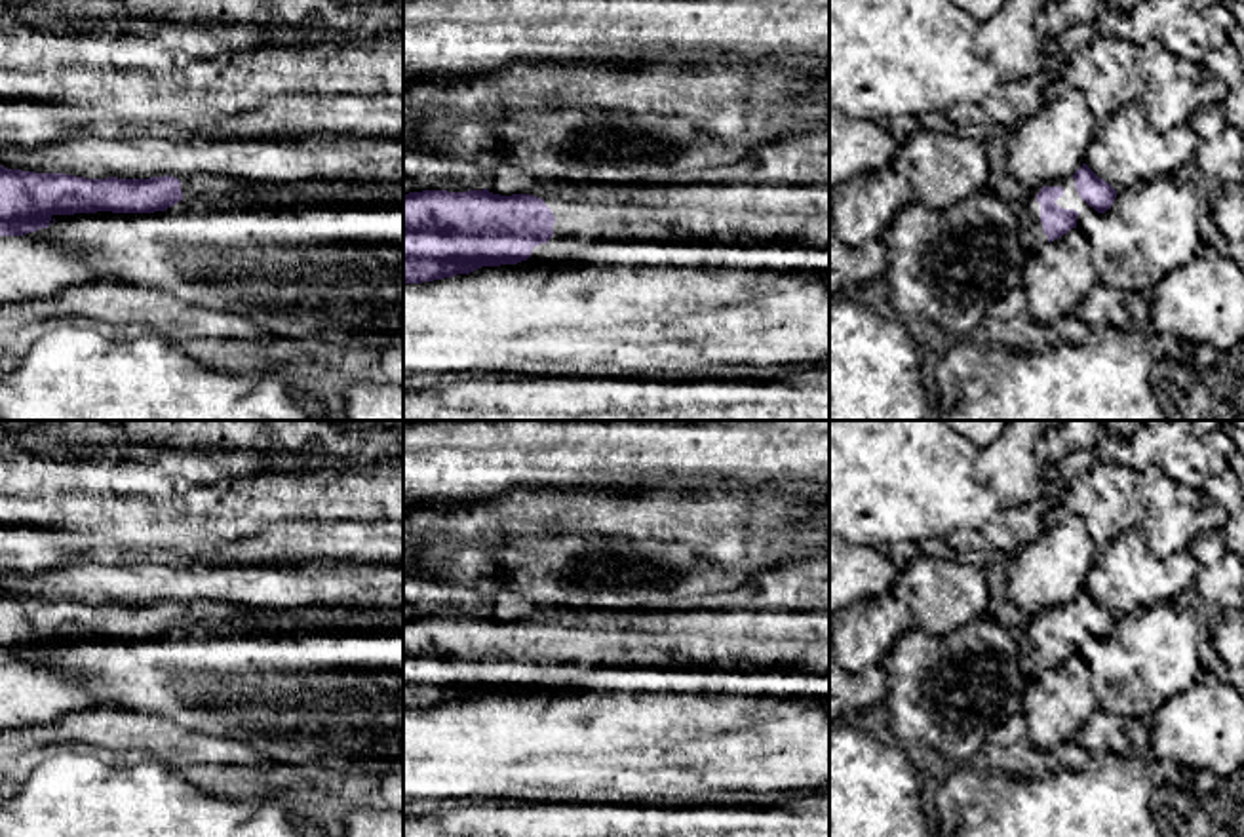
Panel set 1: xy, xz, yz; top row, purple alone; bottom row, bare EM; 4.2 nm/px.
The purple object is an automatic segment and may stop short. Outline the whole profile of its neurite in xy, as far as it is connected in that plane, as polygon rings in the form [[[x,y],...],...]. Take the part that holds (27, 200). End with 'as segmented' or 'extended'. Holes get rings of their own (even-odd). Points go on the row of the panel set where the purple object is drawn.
[[[0,165],[0,236],[23,236],[48,228],[53,215],[154,213],[181,200],[181,181],[169,175],[86,179]]]; as segmented

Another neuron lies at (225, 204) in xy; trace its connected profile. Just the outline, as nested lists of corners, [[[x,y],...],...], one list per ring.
[[[185,200],[177,202],[175,205],[167,207],[165,211],[245,211],[245,209],[255,209],[257,204],[245,204],[242,200],[221,200],[213,204],[188,204]]]

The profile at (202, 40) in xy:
[[[158,21],[154,34],[175,49],[198,59],[211,59],[226,53],[253,51],[285,44],[321,44],[352,38],[350,32],[320,27],[293,25],[183,25],[179,21]]]

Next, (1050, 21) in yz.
[[[1048,0],[1035,17],[1035,32],[1040,40],[1056,40],[1071,25],[1094,23],[1101,10],[1099,0]]]

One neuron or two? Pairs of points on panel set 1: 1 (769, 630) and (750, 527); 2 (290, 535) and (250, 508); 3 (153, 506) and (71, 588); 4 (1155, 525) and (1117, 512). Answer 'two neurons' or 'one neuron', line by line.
1: two neurons
2: two neurons
3: two neurons
4: two neurons

